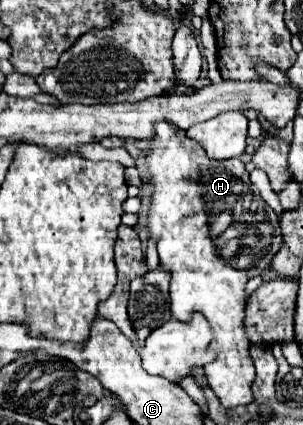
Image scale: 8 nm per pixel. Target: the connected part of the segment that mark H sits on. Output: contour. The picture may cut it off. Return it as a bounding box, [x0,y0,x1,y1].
[145,122,281,408]

